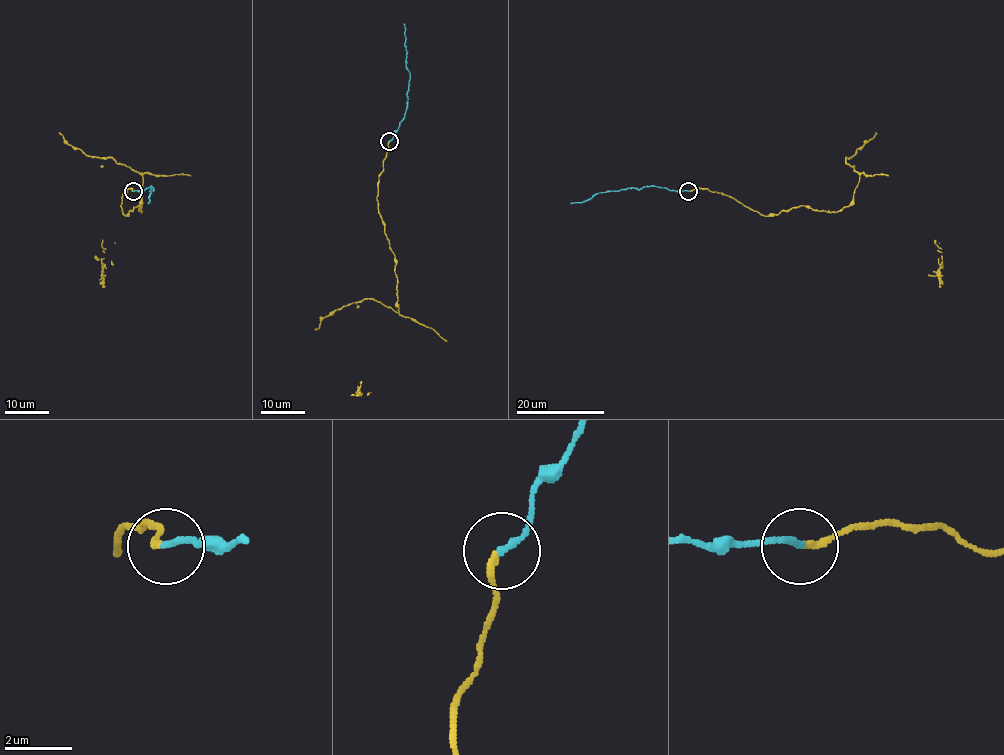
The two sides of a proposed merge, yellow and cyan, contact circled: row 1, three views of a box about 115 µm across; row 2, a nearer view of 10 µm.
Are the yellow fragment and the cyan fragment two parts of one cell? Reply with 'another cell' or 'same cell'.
same cell

